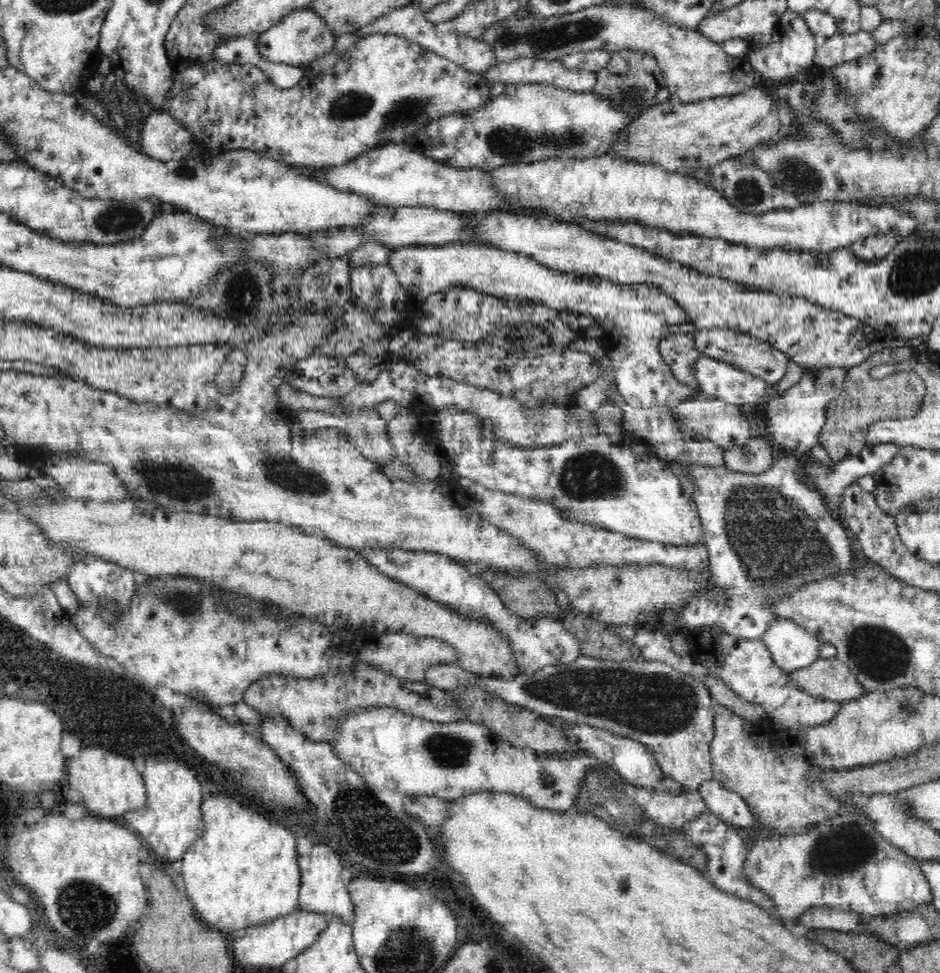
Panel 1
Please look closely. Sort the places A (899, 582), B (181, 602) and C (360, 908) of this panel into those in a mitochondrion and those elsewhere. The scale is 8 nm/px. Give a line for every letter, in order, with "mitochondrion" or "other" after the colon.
A: other
B: mitochondrion
C: other

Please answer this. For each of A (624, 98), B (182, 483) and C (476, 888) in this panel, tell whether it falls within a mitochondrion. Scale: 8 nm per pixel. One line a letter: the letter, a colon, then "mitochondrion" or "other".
A: mitochondrion
B: mitochondrion
C: other

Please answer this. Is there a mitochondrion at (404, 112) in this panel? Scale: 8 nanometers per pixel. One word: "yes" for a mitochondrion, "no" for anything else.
yes

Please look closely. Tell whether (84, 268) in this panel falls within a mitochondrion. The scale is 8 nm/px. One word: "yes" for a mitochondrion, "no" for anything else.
no

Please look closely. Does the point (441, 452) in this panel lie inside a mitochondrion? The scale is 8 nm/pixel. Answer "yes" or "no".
no

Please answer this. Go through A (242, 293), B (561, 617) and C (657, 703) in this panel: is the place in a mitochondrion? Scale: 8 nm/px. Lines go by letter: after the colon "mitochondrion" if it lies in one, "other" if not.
A: mitochondrion
B: other
C: mitochondrion

